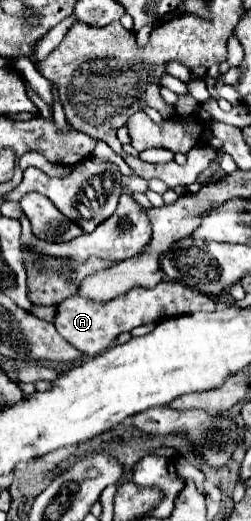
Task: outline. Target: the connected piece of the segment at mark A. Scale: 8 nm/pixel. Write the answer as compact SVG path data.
M161 282L155 288L135 286L127 294L121 294L109 302L93 302L89 298L71 296L57 306L57 314L55 314L53 324L55 324L57 332L69 344L73 344L77 350L81 350L87 356L97 356L105 348L109 348L119 334L131 332L135 326L157 324L165 316L167 318L185 316L185 314L193 314L199 310L213 312L215 300L211 296L201 294L199 290L191 290L189 286L185 286L181 282Z

